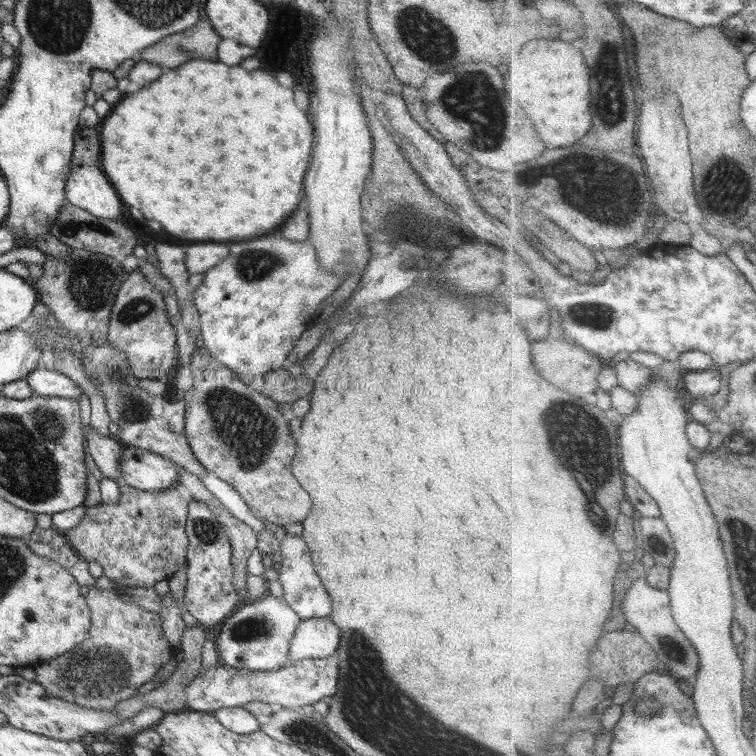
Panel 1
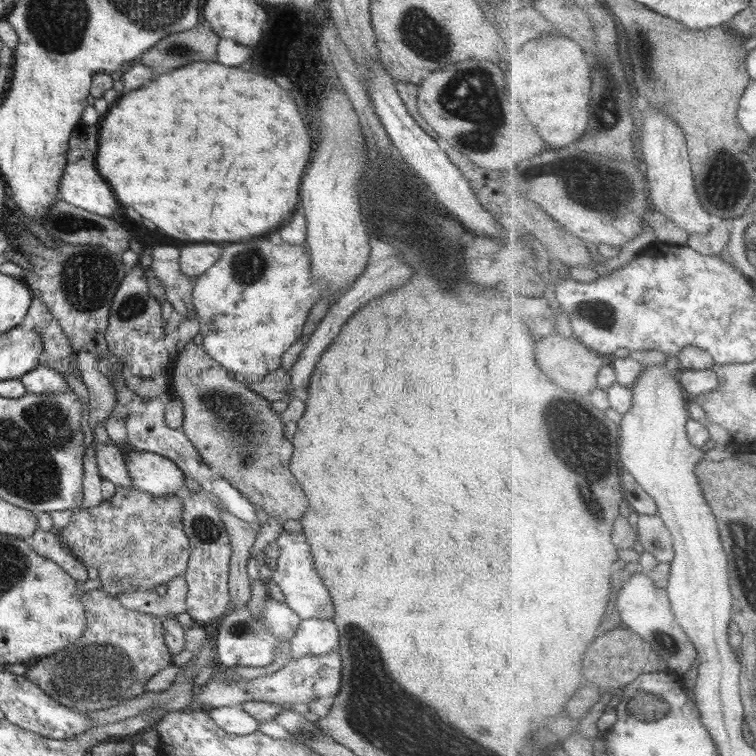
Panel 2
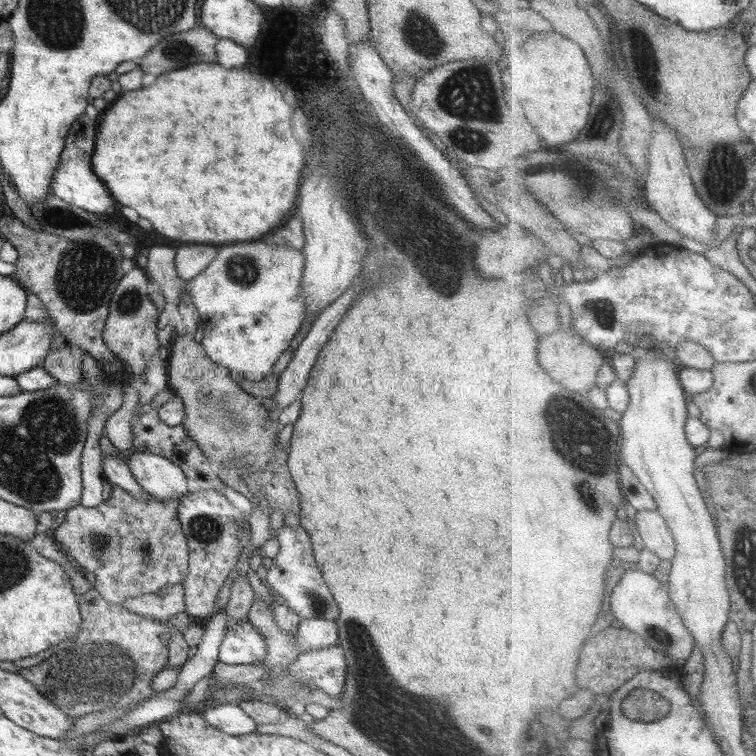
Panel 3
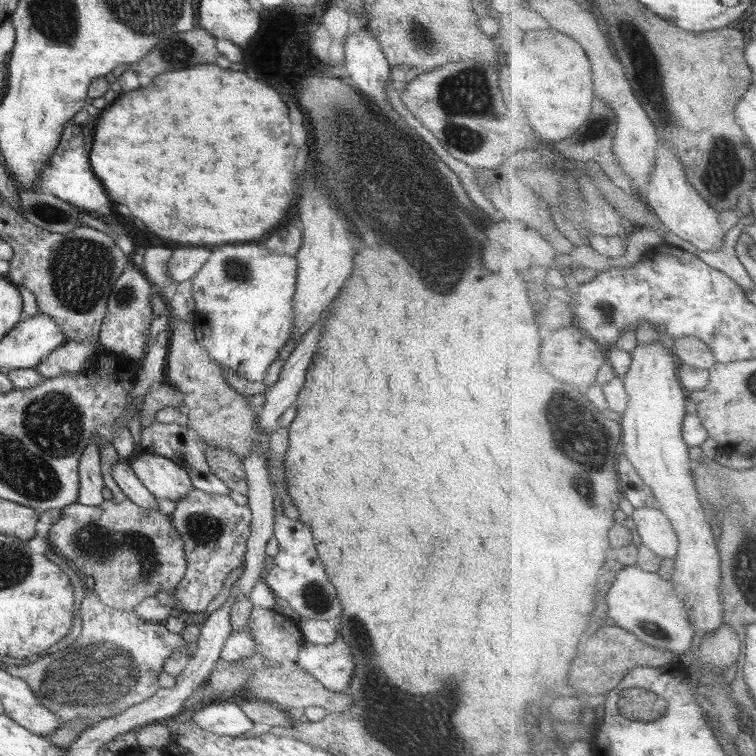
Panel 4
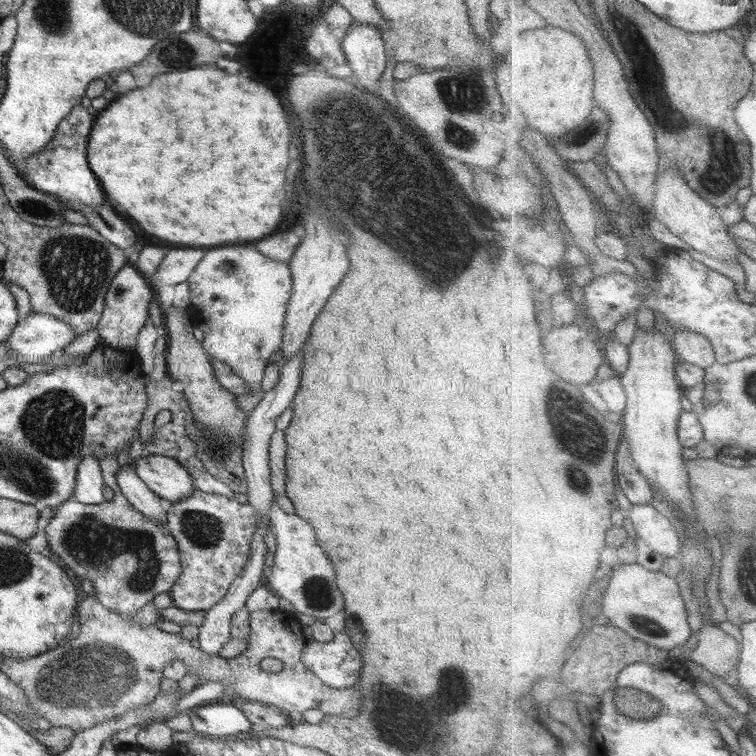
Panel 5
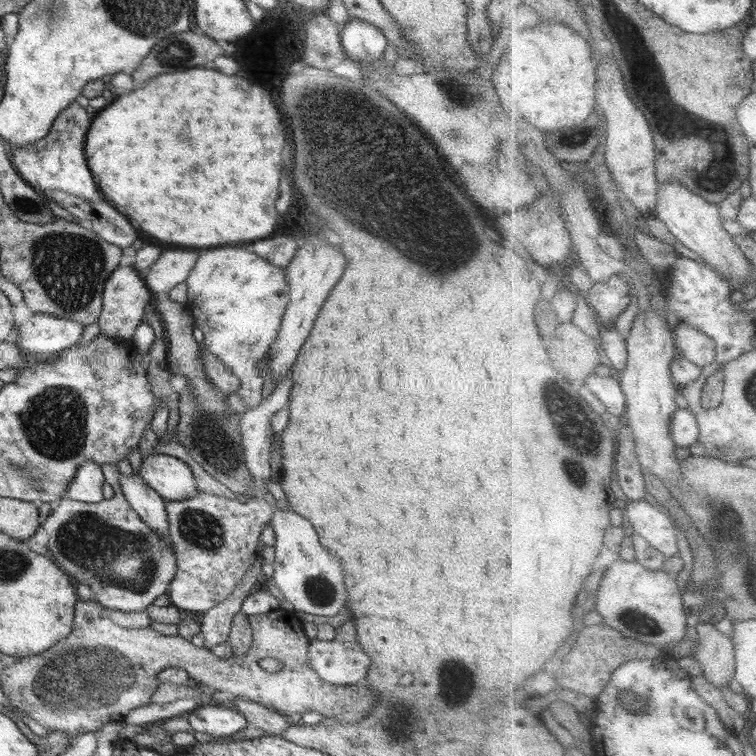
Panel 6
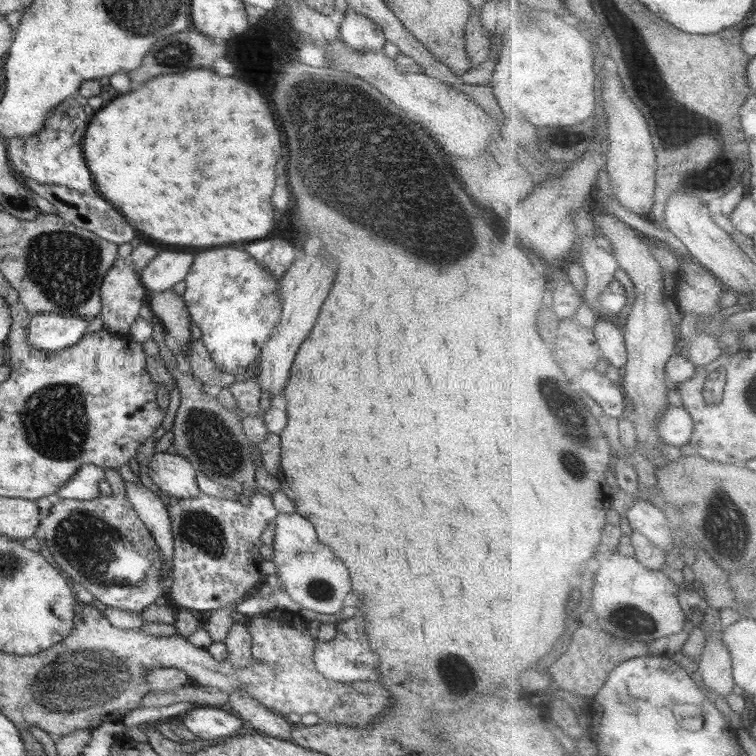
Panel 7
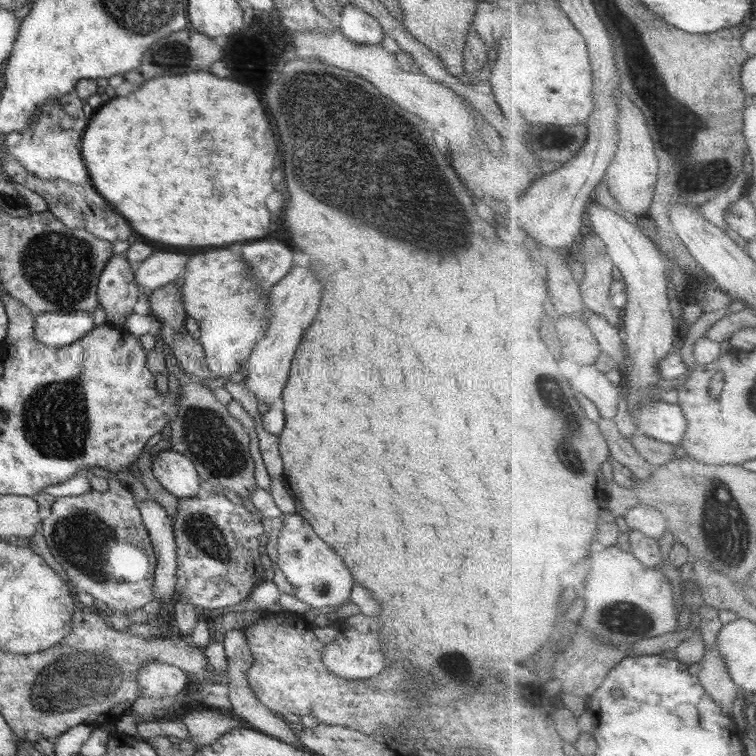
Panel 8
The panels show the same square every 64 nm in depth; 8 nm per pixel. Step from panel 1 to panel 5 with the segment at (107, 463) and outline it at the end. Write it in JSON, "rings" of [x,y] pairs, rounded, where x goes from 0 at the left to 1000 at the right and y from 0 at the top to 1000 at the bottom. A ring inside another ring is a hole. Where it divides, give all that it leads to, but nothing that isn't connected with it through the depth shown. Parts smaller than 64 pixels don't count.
{"rings":[[[176,616],[159,618],[159,623],[153,624],[153,632],[161,653],[183,677],[188,677],[201,690],[212,690],[212,694],[218,690],[212,665],[214,659],[192,642]]]}

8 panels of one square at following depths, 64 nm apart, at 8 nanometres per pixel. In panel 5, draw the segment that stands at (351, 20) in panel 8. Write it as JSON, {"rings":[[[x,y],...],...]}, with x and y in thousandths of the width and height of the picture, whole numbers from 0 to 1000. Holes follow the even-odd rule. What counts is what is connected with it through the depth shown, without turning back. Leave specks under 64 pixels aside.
{"rings":[[[470,29],[459,40],[451,60],[458,83],[472,101],[470,111],[499,123],[500,104],[513,78],[505,44],[496,34]]]}

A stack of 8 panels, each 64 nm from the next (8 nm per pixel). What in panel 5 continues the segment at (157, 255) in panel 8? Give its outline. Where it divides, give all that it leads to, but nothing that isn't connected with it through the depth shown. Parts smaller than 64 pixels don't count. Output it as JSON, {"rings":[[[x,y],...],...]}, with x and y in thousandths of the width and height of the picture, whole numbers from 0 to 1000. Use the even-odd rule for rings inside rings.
{"rings":[[[230,328],[222,331],[220,339],[210,347],[202,369],[197,370],[202,384],[208,388],[213,381],[222,377],[246,373],[257,360],[259,351],[270,339],[267,328]]]}

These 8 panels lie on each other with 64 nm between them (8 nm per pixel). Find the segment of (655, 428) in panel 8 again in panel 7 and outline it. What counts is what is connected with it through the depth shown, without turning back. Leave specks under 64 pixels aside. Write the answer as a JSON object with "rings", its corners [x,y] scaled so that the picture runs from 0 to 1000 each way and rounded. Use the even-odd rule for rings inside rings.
{"rings":[[[886,537],[873,553],[872,573],[882,587],[907,590],[914,583],[921,567],[915,546],[903,537]]]}

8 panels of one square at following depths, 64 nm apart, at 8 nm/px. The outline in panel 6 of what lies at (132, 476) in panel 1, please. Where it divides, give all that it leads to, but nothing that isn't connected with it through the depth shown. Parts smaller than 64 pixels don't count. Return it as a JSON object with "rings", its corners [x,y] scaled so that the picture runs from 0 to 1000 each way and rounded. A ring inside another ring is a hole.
{"rings":[[[201,601],[190,606],[183,627],[217,661],[254,659],[263,649],[249,614],[222,601]]]}

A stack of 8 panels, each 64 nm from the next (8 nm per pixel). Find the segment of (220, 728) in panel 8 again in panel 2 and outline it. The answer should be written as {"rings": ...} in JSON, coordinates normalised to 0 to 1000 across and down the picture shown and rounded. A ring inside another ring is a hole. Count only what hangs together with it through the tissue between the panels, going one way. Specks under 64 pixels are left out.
{"rings":[[[317,933],[294,935],[276,940],[278,950],[302,971],[329,972],[343,966],[343,954],[323,942]]]}

